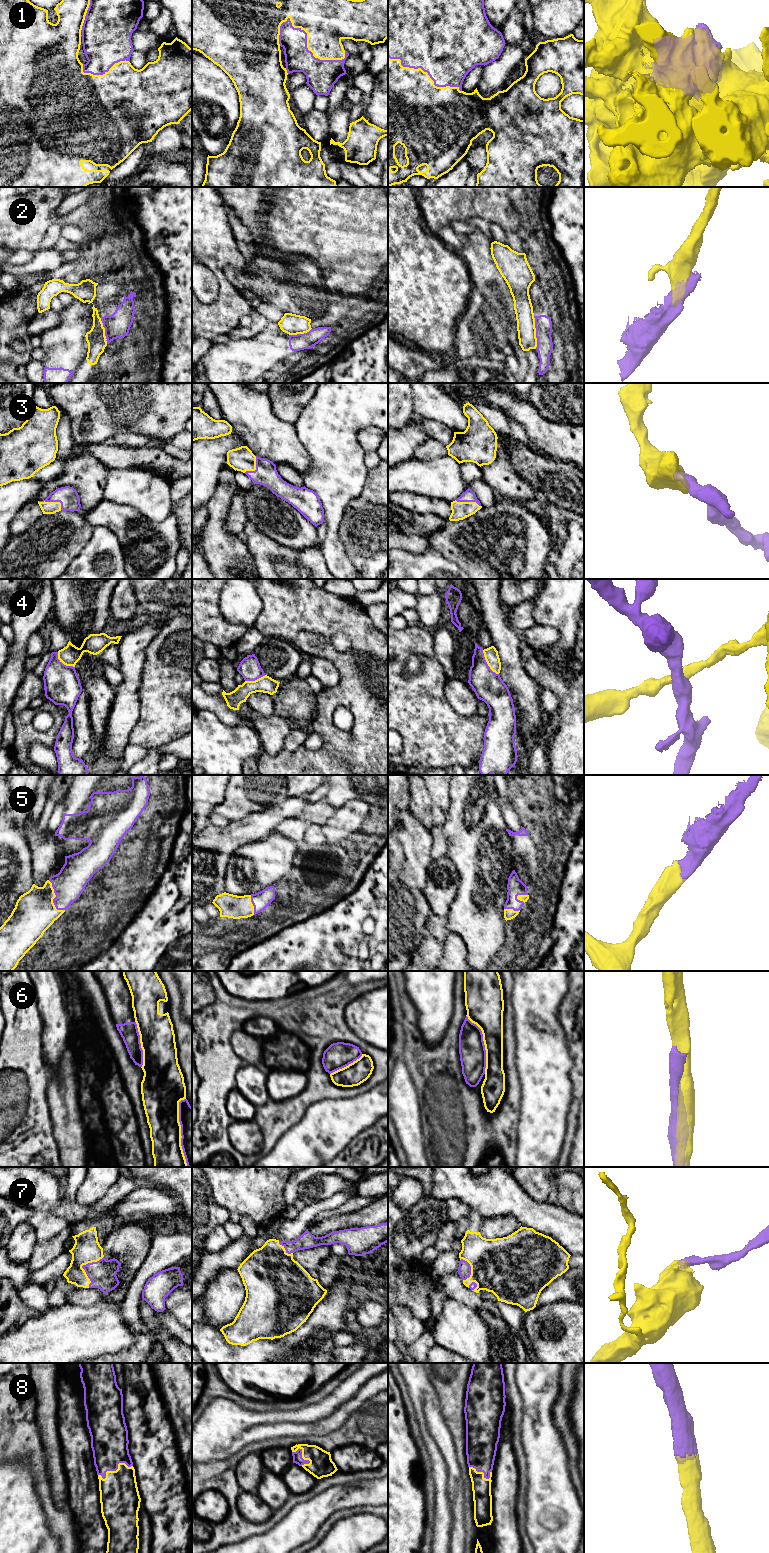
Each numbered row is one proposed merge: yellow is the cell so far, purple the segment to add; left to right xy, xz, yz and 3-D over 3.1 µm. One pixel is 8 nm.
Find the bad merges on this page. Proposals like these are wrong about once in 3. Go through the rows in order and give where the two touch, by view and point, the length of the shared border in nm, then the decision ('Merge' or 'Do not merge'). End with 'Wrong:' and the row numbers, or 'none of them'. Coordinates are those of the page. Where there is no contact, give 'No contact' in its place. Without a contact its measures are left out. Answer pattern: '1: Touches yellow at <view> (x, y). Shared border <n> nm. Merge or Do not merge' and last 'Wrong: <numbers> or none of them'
1: Touches yellow at xz (307, 45). Shared border 600 nm. Merge
2: Touches yellow at yz (535, 332). Shared border 260 nm. Do not merge
3: Touches yellow at xy (52, 502). Shared border 200 nm. Merge
4: Touches yellow at yz (487, 663). Shared border 240 nm. Do not merge
5: Touches yellow at xy (54, 897). Shared border 280 nm. Merge
6: Touches yellow at yz (484, 1044). Shared border 500 nm. Do not merge
7: Touches yellow at xy (82, 1265). Shared border 280 nm. Merge
8: Touches yellow at xy (114, 1471). Shared border 300 nm. Merge
Wrong: 2, 4, 6

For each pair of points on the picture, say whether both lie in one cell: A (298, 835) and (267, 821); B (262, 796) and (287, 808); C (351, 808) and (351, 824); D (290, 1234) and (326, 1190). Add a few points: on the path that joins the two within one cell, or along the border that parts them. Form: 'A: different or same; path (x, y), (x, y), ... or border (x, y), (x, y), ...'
A: different; border (296, 816), (283, 819), (274, 831)
B: different; border (281, 802), (257, 812)
C: same; path (351, 812), (351, 820)
D: different; border (339, 1192), (306, 1205)

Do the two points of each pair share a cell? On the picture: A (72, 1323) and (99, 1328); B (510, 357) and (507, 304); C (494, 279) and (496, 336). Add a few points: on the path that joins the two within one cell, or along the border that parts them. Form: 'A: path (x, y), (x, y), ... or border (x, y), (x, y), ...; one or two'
A: path (79, 1328), (92, 1328); one
B: border (501, 338), (497, 346), (502, 358); two
C: path (494, 293), (494, 322); one

